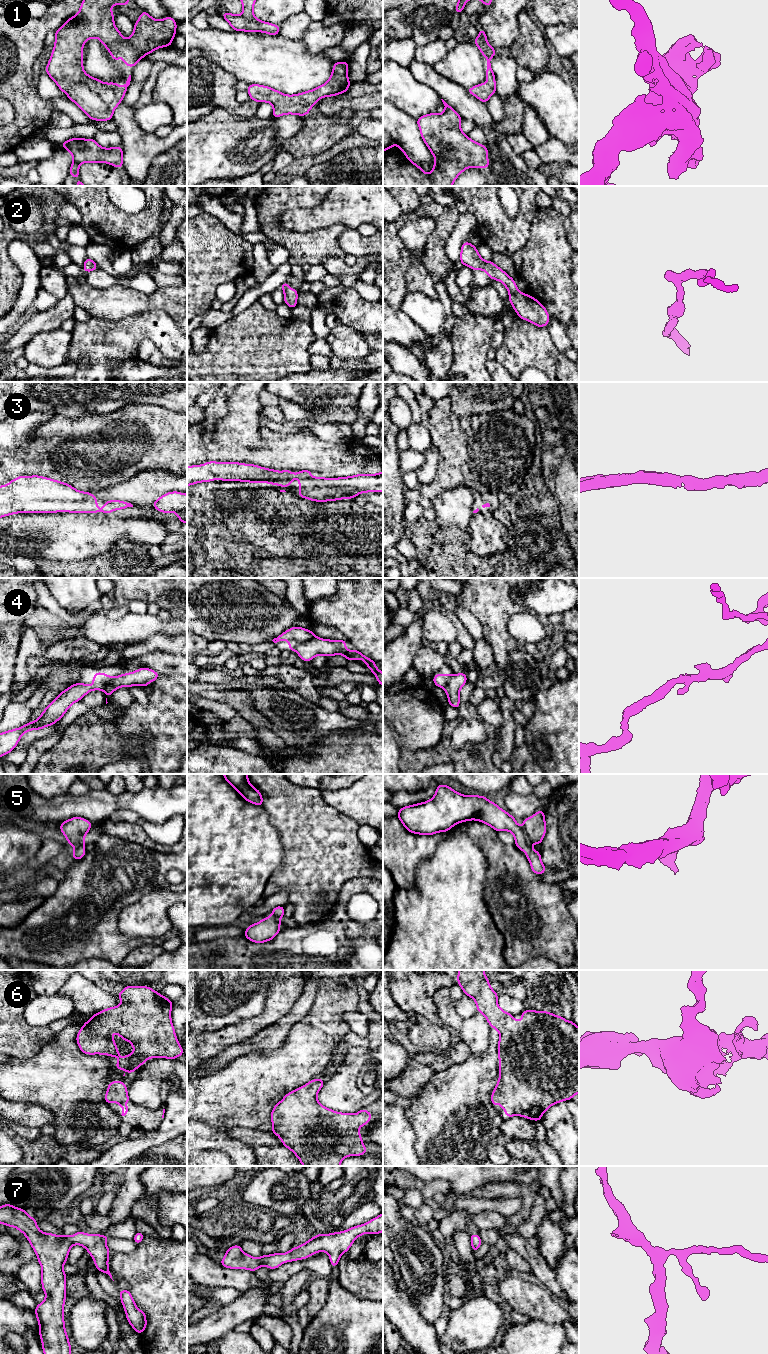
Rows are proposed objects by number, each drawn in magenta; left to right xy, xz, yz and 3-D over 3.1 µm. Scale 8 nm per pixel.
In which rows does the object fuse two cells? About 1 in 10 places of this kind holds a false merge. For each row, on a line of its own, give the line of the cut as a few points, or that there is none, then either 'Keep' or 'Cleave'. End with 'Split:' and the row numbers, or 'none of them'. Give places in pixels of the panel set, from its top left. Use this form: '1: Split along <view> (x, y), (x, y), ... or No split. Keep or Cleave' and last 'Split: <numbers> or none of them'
1: No split. Keep
2: No split. Keep
3: No split. Keep
4: Split along xz (314, 636), (302, 642), (294, 649). Cleave
5: No split. Keep
6: No split. Keep
7: No split. Keep
Split: 4

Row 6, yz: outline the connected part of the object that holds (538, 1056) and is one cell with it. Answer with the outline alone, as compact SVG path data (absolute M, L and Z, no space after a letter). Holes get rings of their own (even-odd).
M458 970L457 983L465 995L476 1002L477 1011L482 1013L491 1028L498 1030L499 1081L491 1094L493 1107L500 1103L507 1117L522 1116L540 1121L544 1112L553 1104L572 1100L579 1093L579 1027L573 1021L546 1011L525 1010L522 1019L516 1021L512 1014L503 1011L497 1003L498 994L490 987L484 970Z

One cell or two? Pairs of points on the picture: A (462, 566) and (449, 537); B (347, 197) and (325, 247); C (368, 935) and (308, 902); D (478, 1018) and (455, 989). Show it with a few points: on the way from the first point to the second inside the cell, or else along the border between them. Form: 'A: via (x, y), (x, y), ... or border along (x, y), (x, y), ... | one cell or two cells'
A: via (455, 559), (449, 553), (449, 544) | one cell
B: border along (348, 228), (340, 224), (334, 224), (312, 230) | two cells
C: border along (339, 891), (332, 909), (322, 919), (308, 924) | two cells
D: border along (448, 988), (449, 995), (454, 1000) | two cells

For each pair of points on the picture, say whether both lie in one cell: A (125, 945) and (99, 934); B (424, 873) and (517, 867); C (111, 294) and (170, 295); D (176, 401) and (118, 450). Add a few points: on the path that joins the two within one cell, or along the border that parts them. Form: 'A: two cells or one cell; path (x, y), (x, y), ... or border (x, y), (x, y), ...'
A: one cell; path (119, 945), (111, 945), (105, 940)
B: two cells; border (478, 847), (486, 861), (485, 893)
C: one cell; path (126, 298), (136, 301), (155, 301)
D: two cells; border (144, 403), (157, 404), (176, 412)

